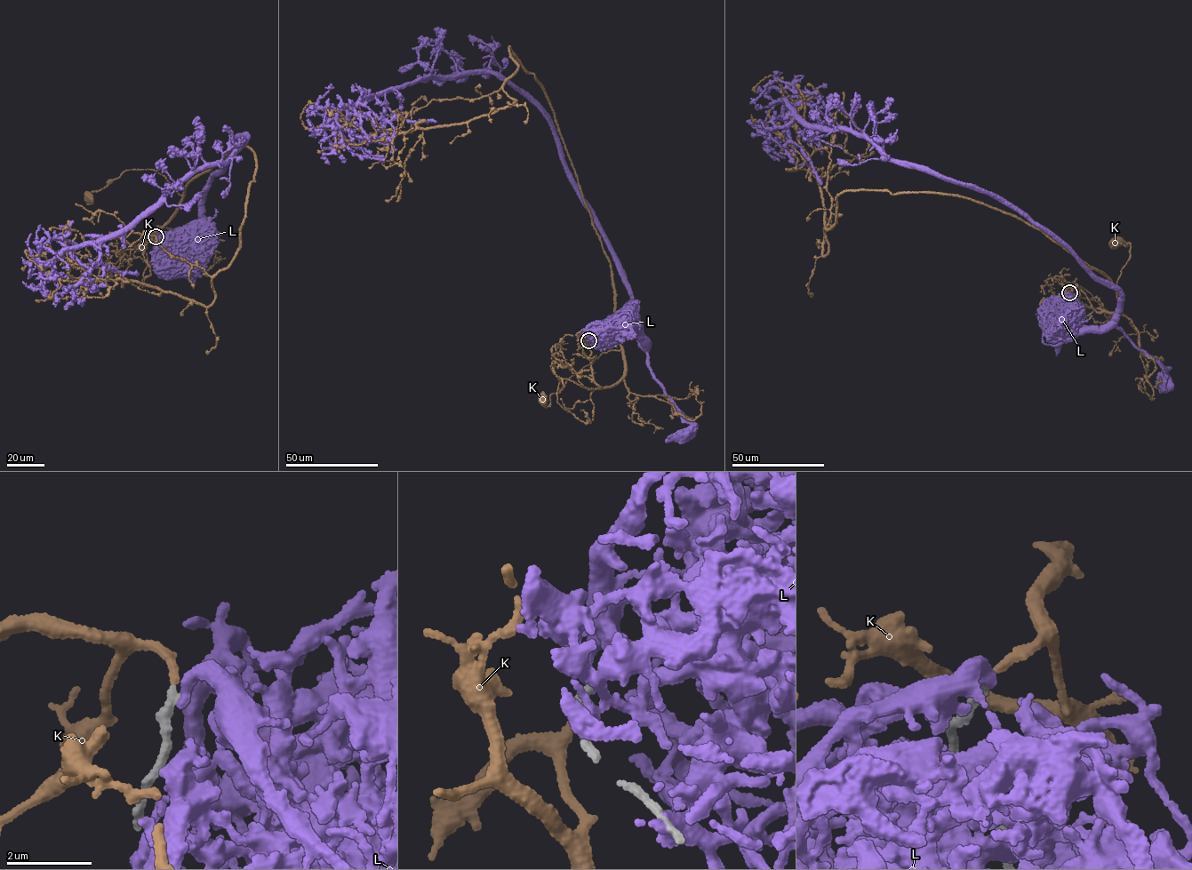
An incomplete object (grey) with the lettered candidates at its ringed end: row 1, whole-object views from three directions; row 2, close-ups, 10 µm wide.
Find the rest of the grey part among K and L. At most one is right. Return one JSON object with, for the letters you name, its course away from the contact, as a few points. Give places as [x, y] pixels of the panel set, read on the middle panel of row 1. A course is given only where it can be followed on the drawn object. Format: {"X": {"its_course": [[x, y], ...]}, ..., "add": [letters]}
{"K": {"its_course": [[588, 340], [594, 382], [603, 387], [618, 382], [621, 351], [611, 350], [569, 378], [548, 405], [543, 400]]}, "add": ["K"]}

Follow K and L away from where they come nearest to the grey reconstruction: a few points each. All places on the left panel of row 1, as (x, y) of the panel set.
K: (156, 235), (147, 247), (137, 250), (175, 212), (181, 197), (163, 175), (151, 169), (126, 171), (89, 195)
L: (156, 236), (195, 239), (200, 233), (201, 222), (194, 226), (192, 232), (196, 256), (185, 255)

